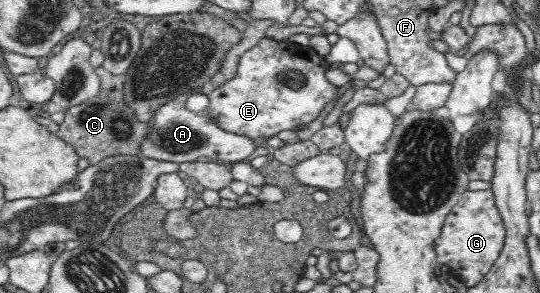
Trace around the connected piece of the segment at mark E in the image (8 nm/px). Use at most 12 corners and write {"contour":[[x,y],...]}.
{"contour":[[264,37],[207,94],[222,130],[268,138],[338,90],[308,45]]}

